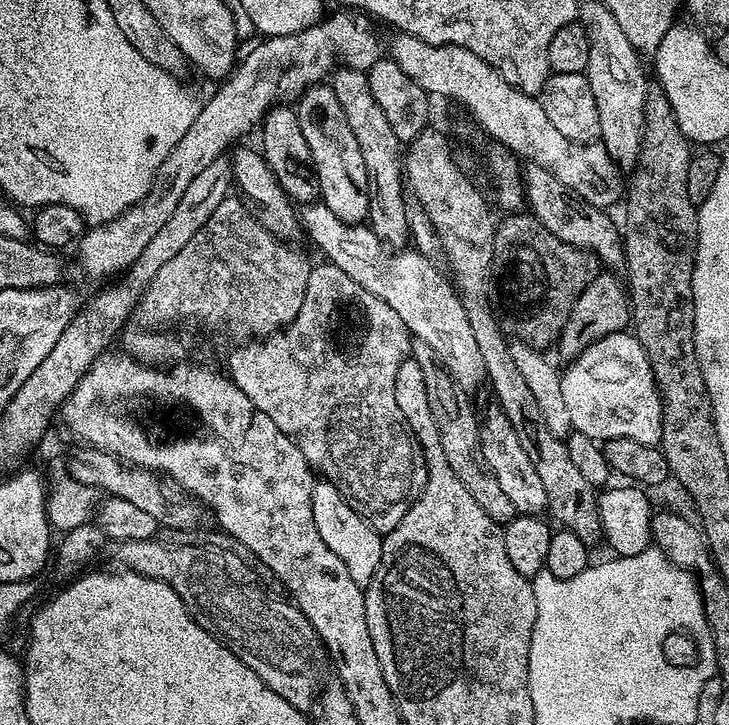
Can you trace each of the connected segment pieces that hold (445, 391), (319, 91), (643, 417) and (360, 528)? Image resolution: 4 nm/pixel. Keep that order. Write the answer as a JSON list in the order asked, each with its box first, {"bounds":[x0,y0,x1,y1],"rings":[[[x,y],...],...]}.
[{"bounds":[410,339,518,526],"rings":[[[413,339],[410,344],[410,356],[418,362],[418,366],[422,366],[422,374],[426,377],[426,398],[430,402],[430,414],[442,438],[442,451],[446,453],[446,462],[450,462],[454,474],[458,474],[462,486],[466,486],[466,490],[474,494],[474,502],[478,502],[478,506],[482,506],[482,510],[486,510],[486,514],[490,514],[490,518],[494,518],[496,524],[503,526],[510,523],[518,513],[514,502],[506,498],[506,493],[498,484],[498,478],[484,463],[480,444],[481,422],[479,424],[476,421],[471,406],[460,401],[458,385],[447,368],[436,359],[435,350],[426,346],[426,342]]]},{"bounds":[295,82,370,224],"rings":[[[321,82],[308,88],[299,100],[295,101],[298,126],[302,126],[302,135],[306,138],[306,146],[310,146],[310,154],[316,163],[316,173],[320,183],[320,200],[342,222],[362,224],[368,219],[370,210],[370,180],[366,170],[366,162],[362,162],[362,150],[358,150],[358,138],[354,138],[354,130],[350,130],[350,122],[346,122],[346,113],[334,95],[331,83]]]},{"bounds":[560,331,662,445],"rings":[[[631,331],[610,334],[582,350],[579,358],[563,369],[560,381],[570,422],[577,433],[603,442],[630,438],[659,445],[662,434],[660,395],[646,358],[646,350]]]},{"bounds":[312,479,384,586],"rings":[[[326,479],[312,485],[312,505],[314,506],[314,526],[318,526],[318,534],[322,534],[322,542],[342,558],[342,566],[350,570],[350,578],[361,586],[367,586],[374,578],[382,558],[384,545],[381,533],[365,522],[344,499],[344,495]]]}]

